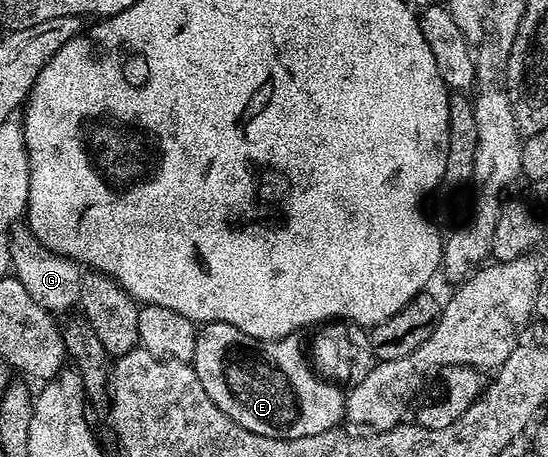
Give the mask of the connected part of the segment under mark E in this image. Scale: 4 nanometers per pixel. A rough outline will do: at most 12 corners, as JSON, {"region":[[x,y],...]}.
{"region":[[197,332],[205,394],[245,430],[309,438],[345,392],[298,335]]}

